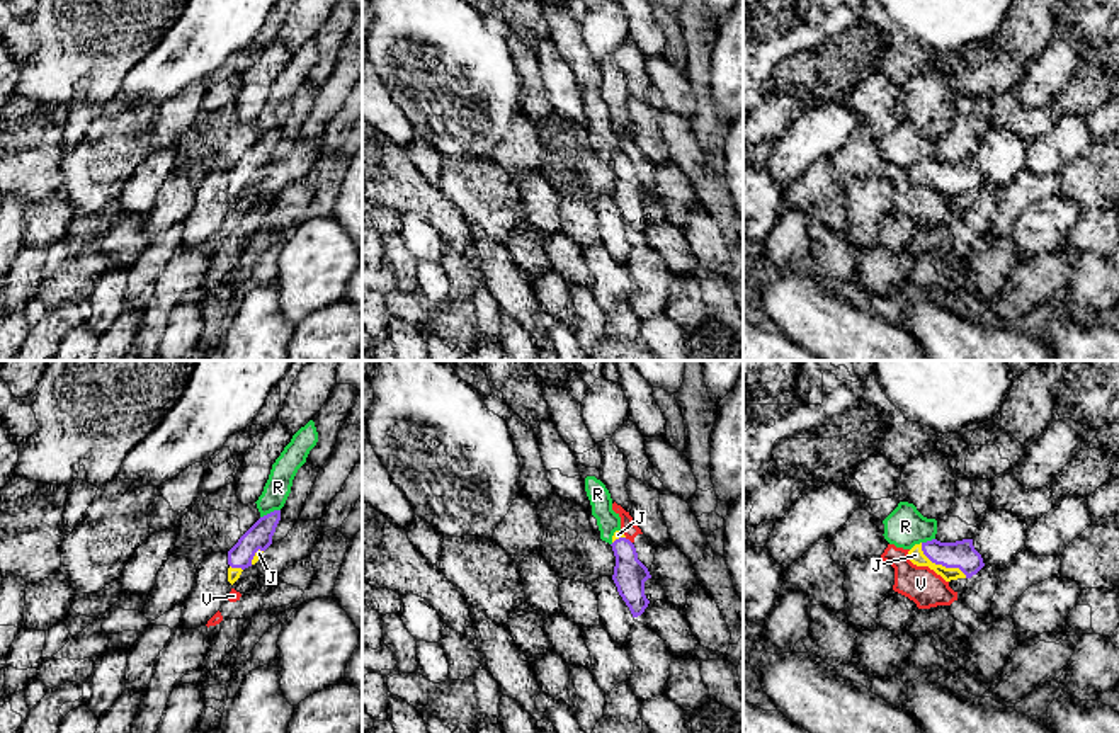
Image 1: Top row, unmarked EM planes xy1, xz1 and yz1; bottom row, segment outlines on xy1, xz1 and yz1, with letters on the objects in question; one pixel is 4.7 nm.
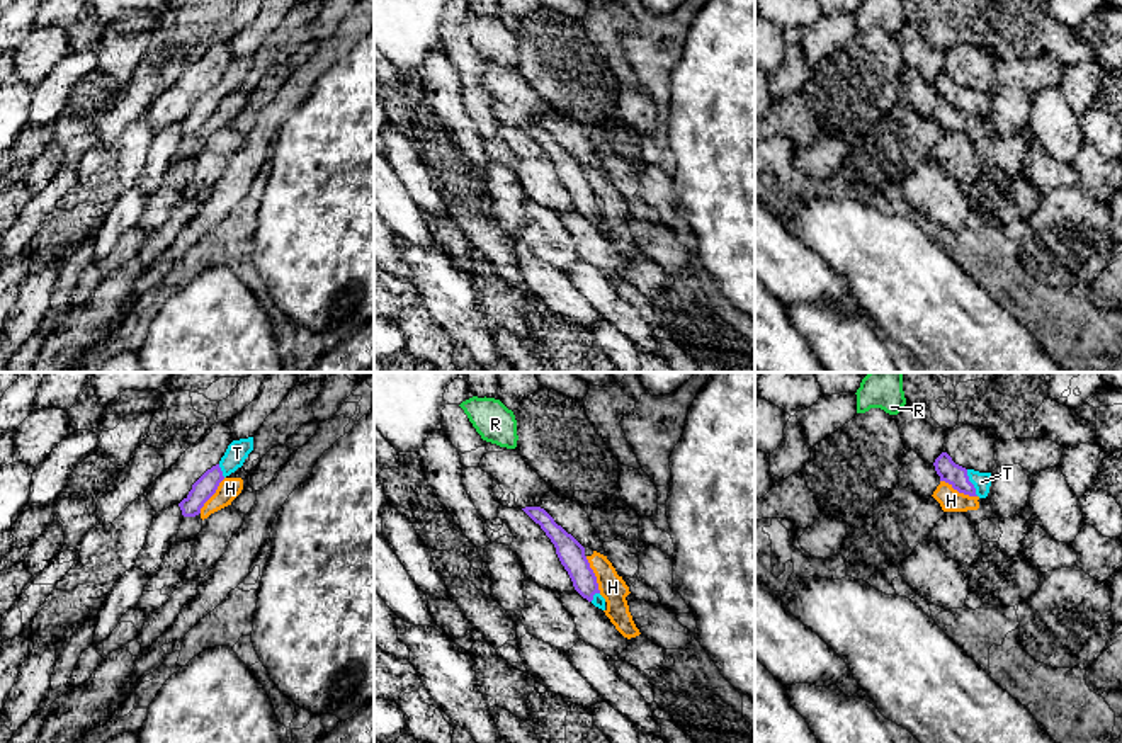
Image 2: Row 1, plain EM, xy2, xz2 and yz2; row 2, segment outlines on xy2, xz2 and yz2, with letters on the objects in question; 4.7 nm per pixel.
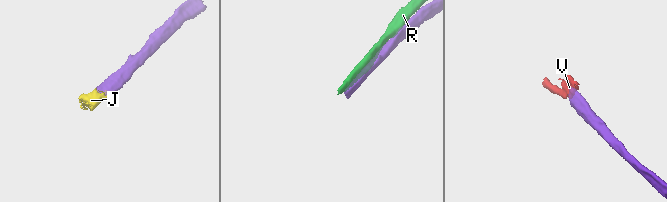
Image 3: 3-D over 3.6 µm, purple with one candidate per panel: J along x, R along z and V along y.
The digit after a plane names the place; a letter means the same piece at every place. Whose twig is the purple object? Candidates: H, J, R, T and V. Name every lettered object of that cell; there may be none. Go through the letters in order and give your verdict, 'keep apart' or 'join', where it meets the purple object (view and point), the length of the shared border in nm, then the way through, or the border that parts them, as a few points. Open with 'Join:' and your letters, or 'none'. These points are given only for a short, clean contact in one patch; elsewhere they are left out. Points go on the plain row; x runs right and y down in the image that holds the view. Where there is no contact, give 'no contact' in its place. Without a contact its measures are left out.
Join: J, T
H: keep apart | yz2 (959, 111) | 190 nm | along yz2 (940, 99), (959, 111), (976, 116)
J: join | yz1 (941, 182) | 280 nm | across yz1 (961, 174), (941, 182), (915, 174)
R: keep apart | xy1 (269, 133) | 100 nm
T: join | yz2 (971, 102) | 140 nm | across yz2 (947, 89), (971, 102), (981, 101)
V: keep apart | xz1 (628, 159) | 50 nm | along xz1 (624, 157), (631, 162)

